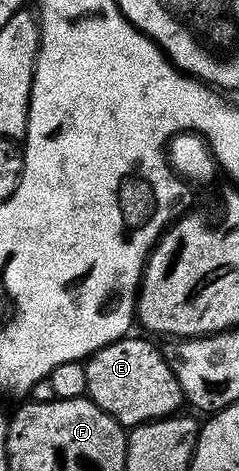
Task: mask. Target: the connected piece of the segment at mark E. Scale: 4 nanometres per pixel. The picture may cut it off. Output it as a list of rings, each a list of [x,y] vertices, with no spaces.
[[[129,334],[123,340],[107,344],[87,357],[87,399],[93,400],[124,428],[133,428],[159,417],[175,416],[185,407],[184,391],[169,364],[167,355],[159,352],[148,340]]]

